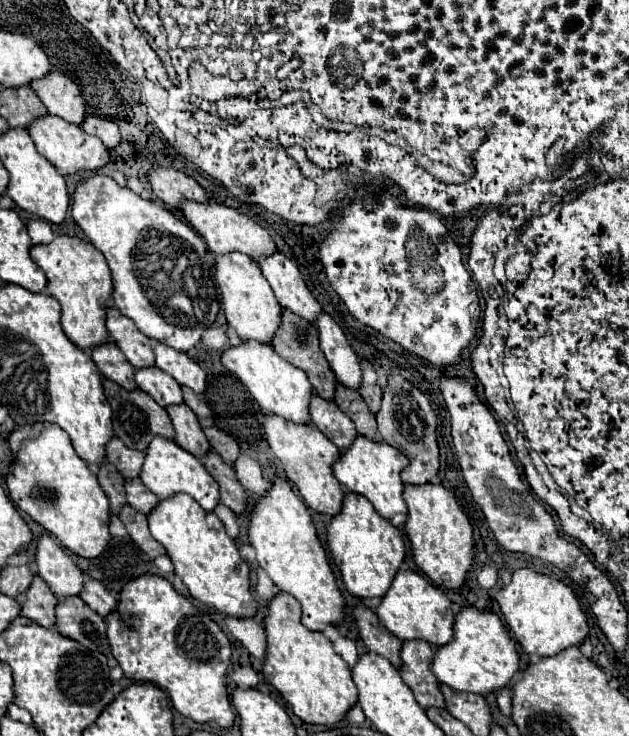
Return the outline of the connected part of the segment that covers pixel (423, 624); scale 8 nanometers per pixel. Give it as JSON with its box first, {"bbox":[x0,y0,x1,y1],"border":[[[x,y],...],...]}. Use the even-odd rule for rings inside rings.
{"bbox":[376,570,454,648],"border":[[[400,570],[382,598],[382,604],[378,606],[376,614],[380,622],[400,640],[426,640],[434,648],[440,648],[442,644],[448,644],[452,640],[452,628],[454,628],[454,614],[446,614],[446,610],[452,606],[448,596],[428,582],[424,576],[416,572]]]}

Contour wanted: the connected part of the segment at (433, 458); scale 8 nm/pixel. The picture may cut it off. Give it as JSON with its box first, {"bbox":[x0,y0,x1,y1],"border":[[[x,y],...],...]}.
{"bbox":[376,376,440,486],"border":[[[390,376],[388,388],[382,394],[382,406],[380,412],[376,414],[376,420],[382,440],[410,458],[410,466],[404,468],[402,472],[404,484],[418,486],[432,482],[432,478],[438,474],[440,462],[438,462],[438,442],[436,442],[436,414],[430,408],[426,396],[404,378]]]}

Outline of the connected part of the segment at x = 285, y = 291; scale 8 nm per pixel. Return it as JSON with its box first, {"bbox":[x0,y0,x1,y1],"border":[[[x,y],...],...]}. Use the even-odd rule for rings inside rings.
{"bbox":[260,252,322,324],"border":[[[278,252],[270,258],[262,258],[260,270],[268,280],[268,284],[272,286],[282,308],[316,324],[316,318],[322,308],[318,300],[312,296],[312,292],[308,290],[294,262],[290,262],[282,252]]]}

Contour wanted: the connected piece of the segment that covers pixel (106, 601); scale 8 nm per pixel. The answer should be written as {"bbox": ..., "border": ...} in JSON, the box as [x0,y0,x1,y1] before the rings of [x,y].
{"bbox":[80,578,116,618],"border":[[[88,578],[88,580],[84,582],[84,588],[82,588],[82,592],[80,592],[80,598],[82,598],[94,612],[98,612],[102,618],[106,618],[106,616],[108,616],[110,612],[114,612],[114,608],[116,608],[116,598],[104,588],[102,582],[92,580],[92,578]]]}

